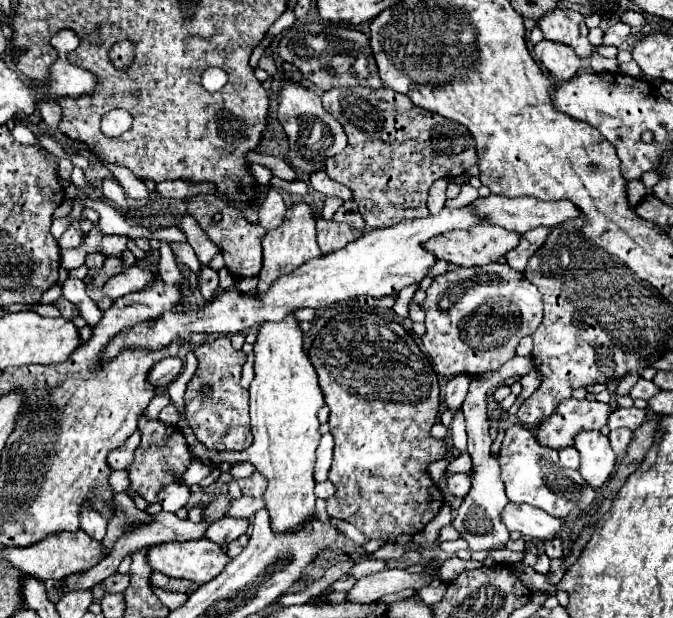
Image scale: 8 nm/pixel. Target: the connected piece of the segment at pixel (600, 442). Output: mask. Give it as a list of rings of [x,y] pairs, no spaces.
[[[598,430],[578,432],[574,448],[580,452],[578,472],[584,476],[584,482],[592,484],[592,488],[602,488],[610,480],[616,464],[616,454],[610,448],[608,436]]]

